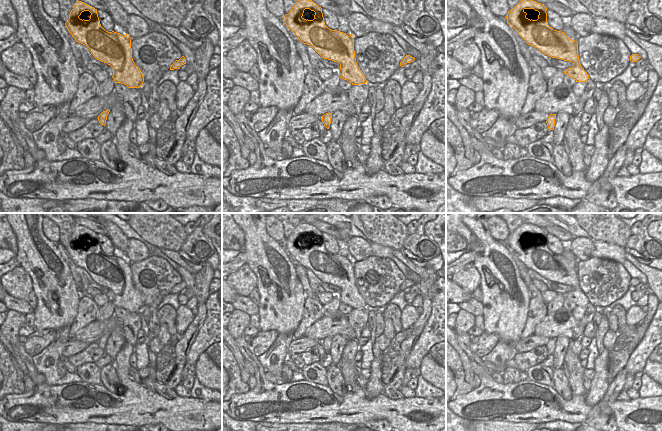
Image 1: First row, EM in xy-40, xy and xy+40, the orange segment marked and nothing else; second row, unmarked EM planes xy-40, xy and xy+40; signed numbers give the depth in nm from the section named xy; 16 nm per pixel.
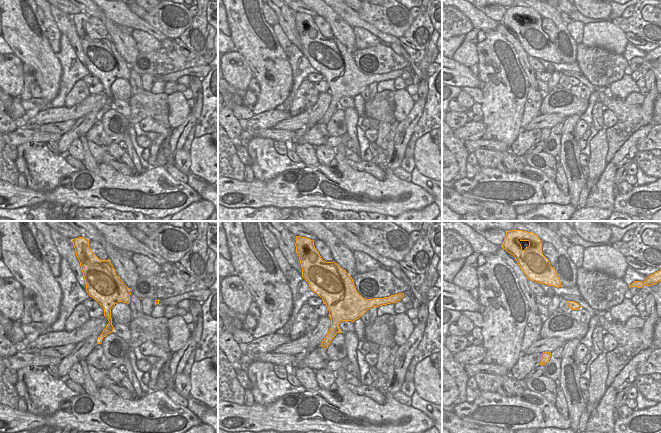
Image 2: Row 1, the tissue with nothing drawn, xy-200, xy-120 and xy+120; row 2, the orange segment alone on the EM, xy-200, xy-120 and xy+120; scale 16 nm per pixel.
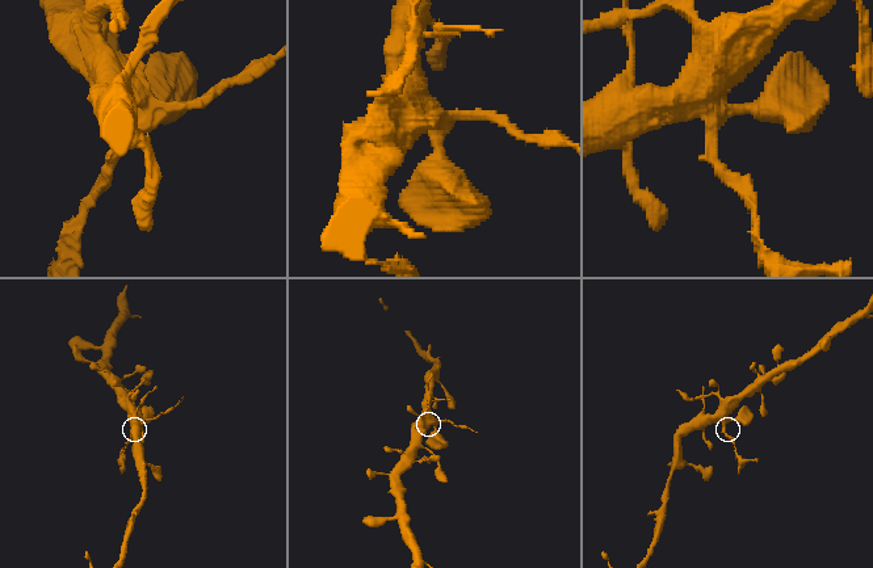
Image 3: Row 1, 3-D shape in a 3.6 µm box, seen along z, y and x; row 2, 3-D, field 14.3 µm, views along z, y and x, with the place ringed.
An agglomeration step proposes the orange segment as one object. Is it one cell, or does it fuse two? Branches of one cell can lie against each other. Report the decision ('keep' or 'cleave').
cleave

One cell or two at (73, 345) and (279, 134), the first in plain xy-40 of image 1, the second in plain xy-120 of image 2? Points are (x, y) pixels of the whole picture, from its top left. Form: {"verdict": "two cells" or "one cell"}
{"verdict": "one cell"}

